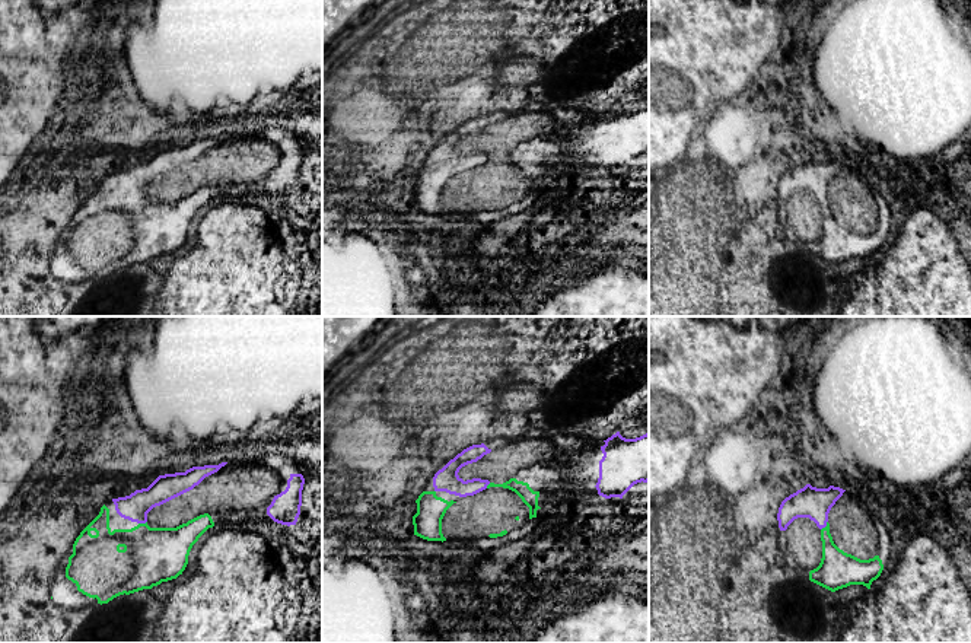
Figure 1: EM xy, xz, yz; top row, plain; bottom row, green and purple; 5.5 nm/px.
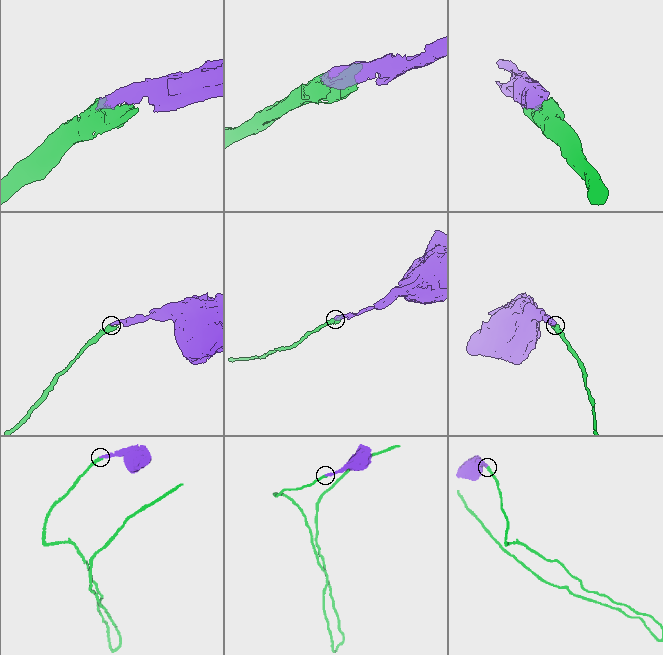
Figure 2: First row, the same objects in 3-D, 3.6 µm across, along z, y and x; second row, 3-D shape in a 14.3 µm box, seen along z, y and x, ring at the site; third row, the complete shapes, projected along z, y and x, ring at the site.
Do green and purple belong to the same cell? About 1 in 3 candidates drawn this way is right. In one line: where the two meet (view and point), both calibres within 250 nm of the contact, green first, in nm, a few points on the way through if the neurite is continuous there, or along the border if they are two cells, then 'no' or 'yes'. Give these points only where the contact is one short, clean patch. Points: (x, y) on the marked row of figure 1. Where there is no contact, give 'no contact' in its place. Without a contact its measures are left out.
yz (827, 525) | 200/180 nm | across yz (837, 569), (825, 537), (827, 525), (809, 502) | yes

